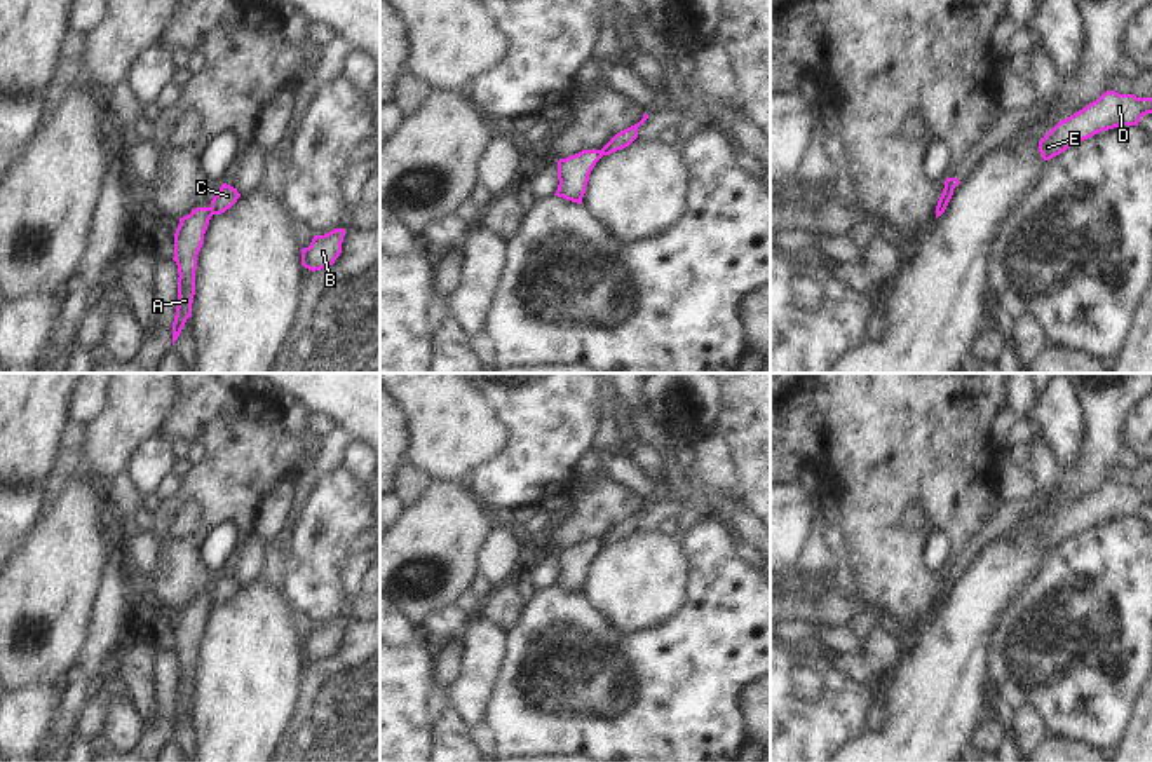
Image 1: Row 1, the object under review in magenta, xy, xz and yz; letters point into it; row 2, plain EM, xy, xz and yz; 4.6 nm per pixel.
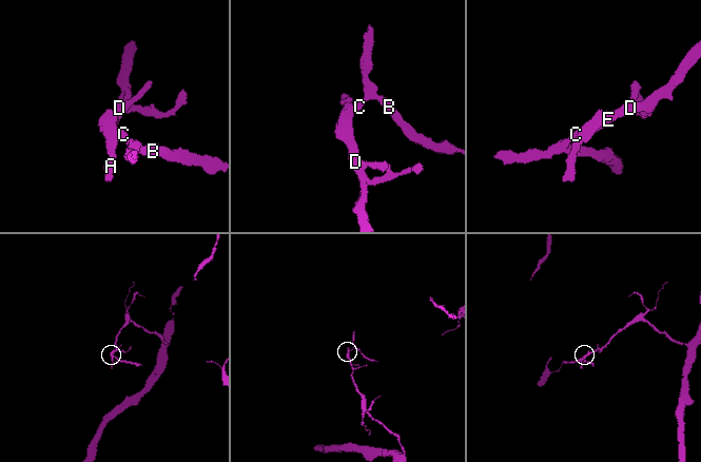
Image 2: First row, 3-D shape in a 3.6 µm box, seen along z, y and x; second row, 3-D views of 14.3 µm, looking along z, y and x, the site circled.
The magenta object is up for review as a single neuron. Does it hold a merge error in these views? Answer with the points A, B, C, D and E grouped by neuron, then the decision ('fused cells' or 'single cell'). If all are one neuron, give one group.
A D E / B C; fused cells

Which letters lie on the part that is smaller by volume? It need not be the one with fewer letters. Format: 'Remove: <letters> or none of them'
Remove: B, C.

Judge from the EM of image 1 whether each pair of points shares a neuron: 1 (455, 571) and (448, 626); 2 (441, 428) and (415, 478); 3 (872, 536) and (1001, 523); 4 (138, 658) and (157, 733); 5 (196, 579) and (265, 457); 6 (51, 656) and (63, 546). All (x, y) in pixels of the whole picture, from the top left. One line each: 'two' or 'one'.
1: two
2: two
3: two
4: two
5: one
6: one

